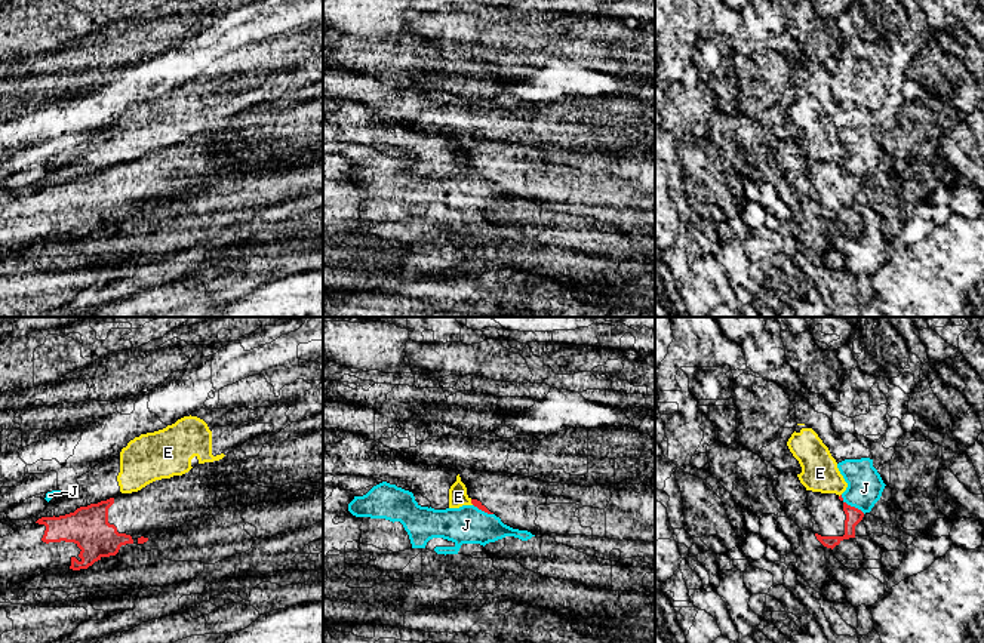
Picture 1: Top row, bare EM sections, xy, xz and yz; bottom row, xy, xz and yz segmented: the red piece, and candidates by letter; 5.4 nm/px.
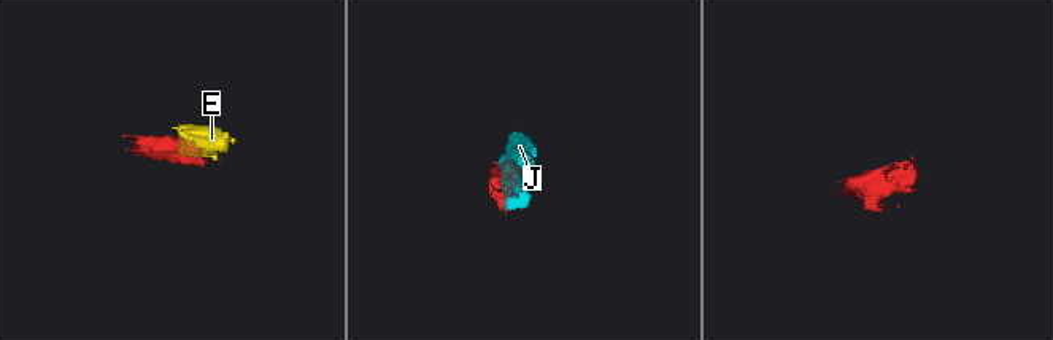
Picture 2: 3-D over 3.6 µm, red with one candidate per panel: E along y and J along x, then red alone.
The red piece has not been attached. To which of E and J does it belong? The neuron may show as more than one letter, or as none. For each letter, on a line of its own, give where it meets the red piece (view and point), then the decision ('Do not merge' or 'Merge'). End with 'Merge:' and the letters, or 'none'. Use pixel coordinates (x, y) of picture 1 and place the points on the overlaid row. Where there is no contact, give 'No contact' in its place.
E: Touches red at xz (471, 502). Do not merge
J: Touches red at yz (852, 507). Do not merge
Merge: none

